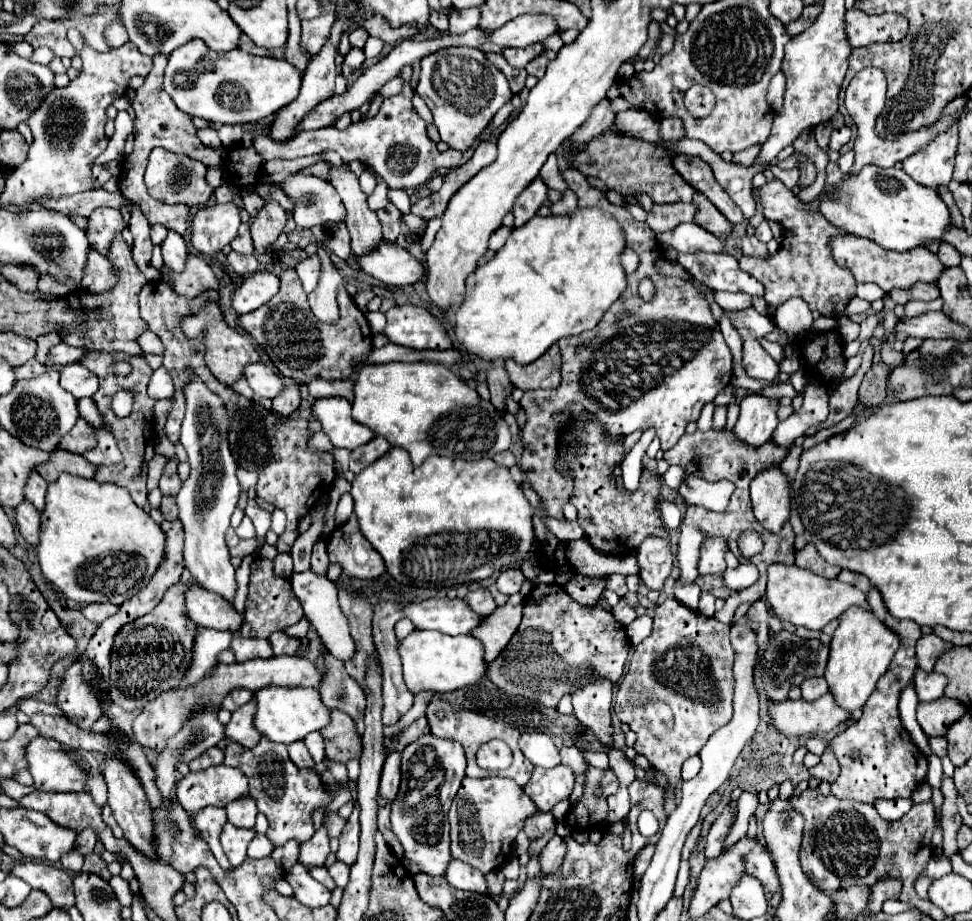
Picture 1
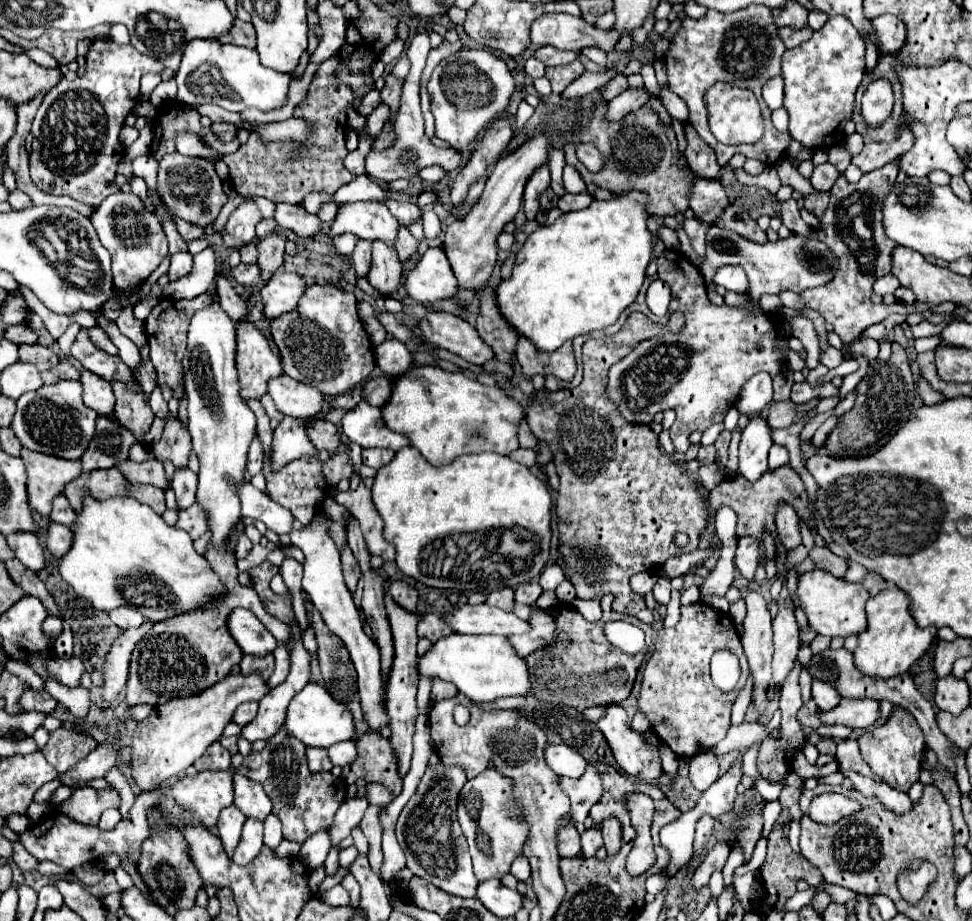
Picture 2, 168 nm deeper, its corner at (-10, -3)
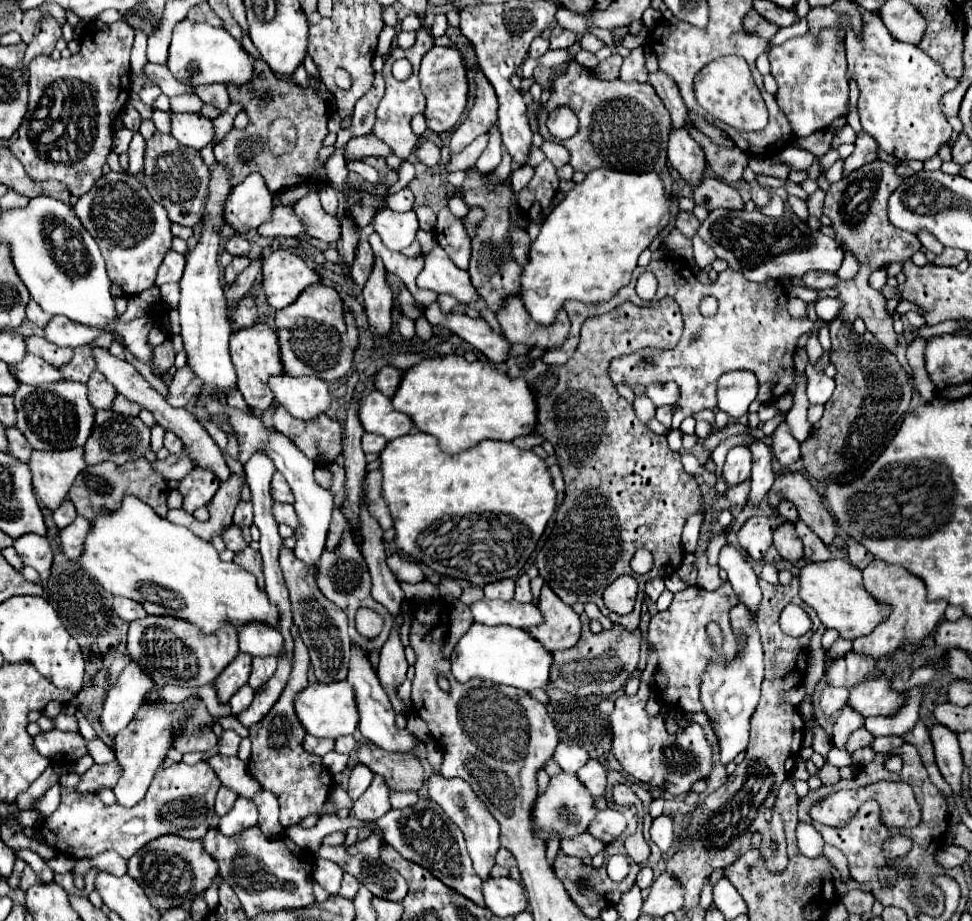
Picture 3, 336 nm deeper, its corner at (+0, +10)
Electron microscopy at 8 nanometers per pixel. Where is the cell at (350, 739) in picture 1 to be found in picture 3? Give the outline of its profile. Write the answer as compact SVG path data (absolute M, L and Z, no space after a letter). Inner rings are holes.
M363 744L357 748L357 758L375 774L383 776L391 790L419 792L425 784L425 770L415 756L389 754L375 744Z

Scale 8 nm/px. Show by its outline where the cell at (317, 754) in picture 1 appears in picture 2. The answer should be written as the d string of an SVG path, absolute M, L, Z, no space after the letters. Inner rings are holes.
M345 741L345 743L335 743L333 747L327 747L327 755L331 759L333 765L343 767L345 763L351 763L357 757L355 751L355 743L353 741Z

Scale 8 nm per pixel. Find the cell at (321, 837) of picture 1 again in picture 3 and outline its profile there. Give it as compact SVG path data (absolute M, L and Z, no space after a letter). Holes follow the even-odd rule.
M357 764L357 766L353 768L353 772L351 772L347 794L349 794L353 800L357 800L357 798L369 788L373 776L375 776L375 774L373 774L365 764Z

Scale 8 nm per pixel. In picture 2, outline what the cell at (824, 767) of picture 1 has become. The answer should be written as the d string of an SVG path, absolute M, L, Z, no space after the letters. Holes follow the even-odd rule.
M843 739L843 741L837 743L835 761L837 761L841 773L845 773L845 771L855 771L855 773L859 773L859 775L873 777L869 765L861 759L861 753L859 753L859 747L857 747L857 741L855 741L855 739Z

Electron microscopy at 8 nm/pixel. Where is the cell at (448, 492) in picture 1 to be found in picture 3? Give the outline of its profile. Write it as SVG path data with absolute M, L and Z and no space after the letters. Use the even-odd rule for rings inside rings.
M411 432L391 440L379 458L383 472L383 498L395 520L395 544L399 552L427 564L443 576L467 580L473 586L485 586L503 578L517 578L557 508L557 490L553 488L553 478L545 460L531 450L513 446L511 442L485 440L451 456L439 450L435 436ZM501 514L515 520L497 520Z

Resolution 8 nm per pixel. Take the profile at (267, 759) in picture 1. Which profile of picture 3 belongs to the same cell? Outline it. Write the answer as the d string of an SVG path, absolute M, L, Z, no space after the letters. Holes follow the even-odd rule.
M295 638L295 662L293 662L293 672L291 678L277 700L277 704L269 710L269 714L257 722L255 726L249 728L249 738L253 742L253 754L247 762L249 772L257 778L263 790L269 790L271 794L277 796L279 806L281 806L281 826L287 828L291 824L299 824L305 816L309 814L319 814L323 808L323 802L327 800L327 794L331 790L331 774L323 766L321 758L315 754L305 752L303 748L303 738L305 730L295 718L295 694L307 686L307 668L309 668L309 654L307 646L303 644L301 638Z

